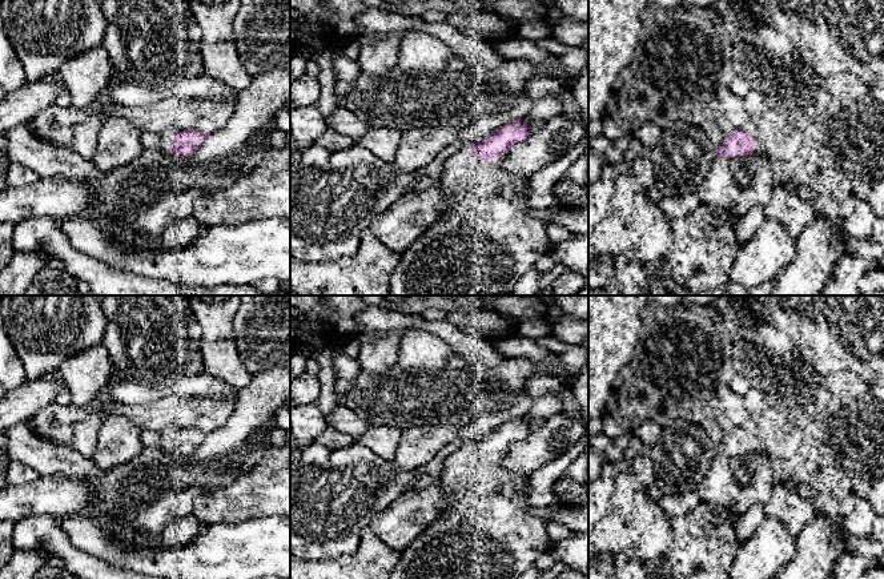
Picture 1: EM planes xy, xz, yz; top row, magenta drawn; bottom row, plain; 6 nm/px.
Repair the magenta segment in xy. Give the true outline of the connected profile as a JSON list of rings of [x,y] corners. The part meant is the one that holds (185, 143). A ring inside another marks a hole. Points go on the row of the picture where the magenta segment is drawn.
[[[194,97],[189,100],[198,118],[188,129],[170,128],[156,133],[160,141],[160,152],[180,157],[192,156],[210,133],[225,126],[234,112],[232,98]]]

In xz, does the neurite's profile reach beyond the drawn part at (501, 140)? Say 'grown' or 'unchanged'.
grown

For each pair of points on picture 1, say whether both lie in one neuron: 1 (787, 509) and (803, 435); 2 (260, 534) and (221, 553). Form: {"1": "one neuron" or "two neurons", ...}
{"1": "two neurons", "2": "one neuron"}

